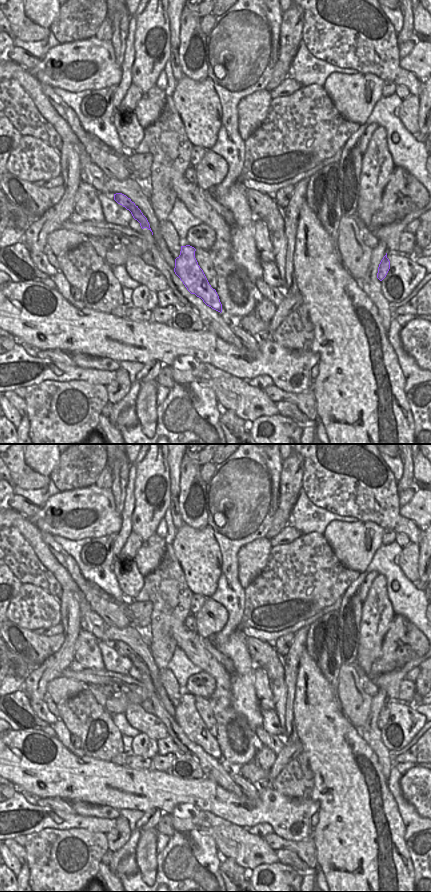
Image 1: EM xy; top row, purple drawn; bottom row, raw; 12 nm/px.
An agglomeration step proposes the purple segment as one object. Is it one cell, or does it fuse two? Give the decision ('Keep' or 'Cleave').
Cleave

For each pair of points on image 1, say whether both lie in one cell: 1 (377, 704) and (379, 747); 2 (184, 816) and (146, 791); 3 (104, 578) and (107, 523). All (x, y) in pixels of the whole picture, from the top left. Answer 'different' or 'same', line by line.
1: same
2: different
3: different

